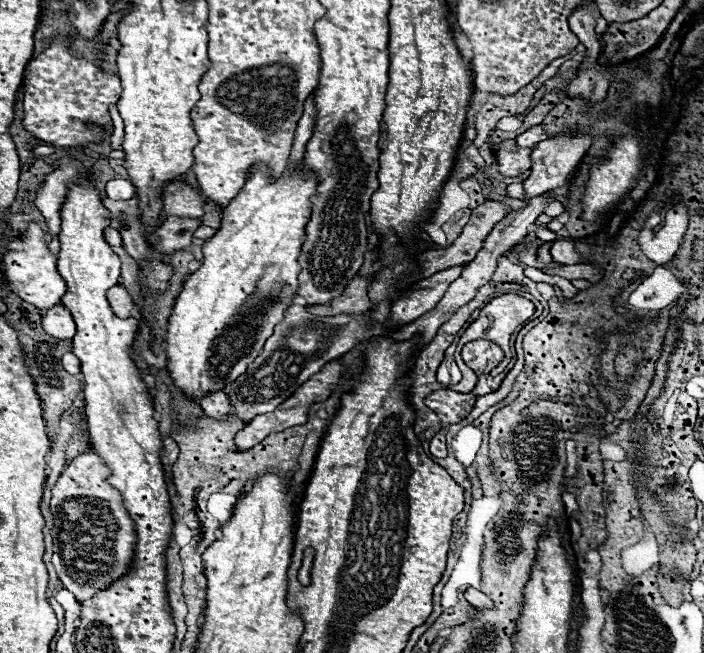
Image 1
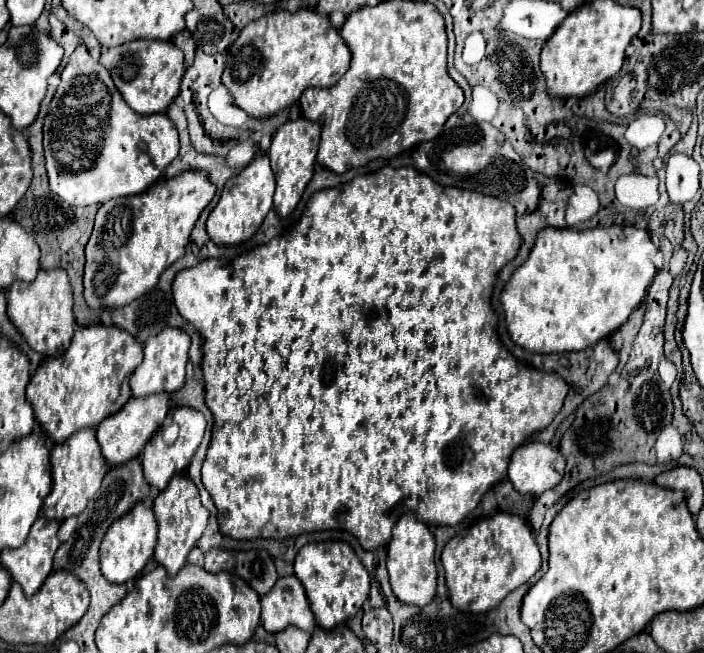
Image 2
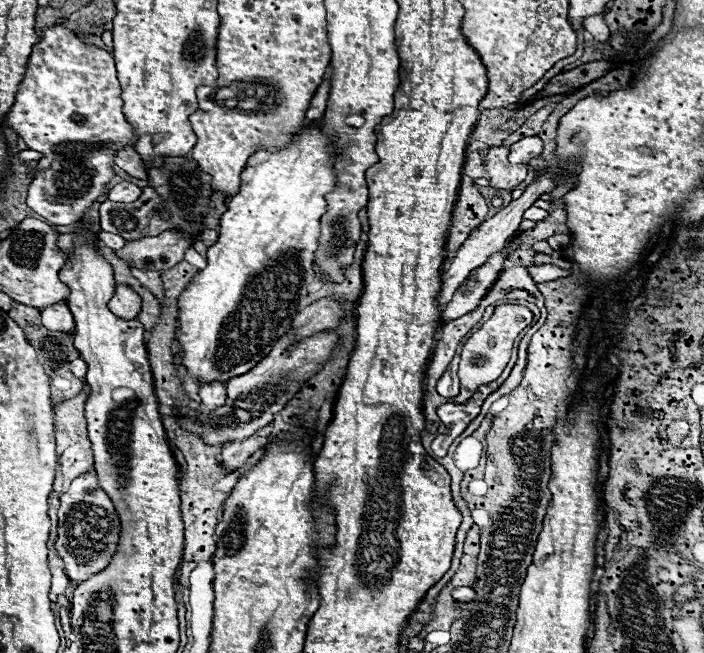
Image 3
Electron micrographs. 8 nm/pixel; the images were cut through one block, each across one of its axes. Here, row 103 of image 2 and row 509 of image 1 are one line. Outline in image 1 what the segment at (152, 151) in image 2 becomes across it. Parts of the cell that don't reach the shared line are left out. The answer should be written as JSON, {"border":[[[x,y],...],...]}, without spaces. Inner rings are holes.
{"border":[[[90,448],[64,468],[52,490],[52,564],[56,566],[64,588],[70,590],[80,602],[96,596],[98,590],[108,588],[116,578],[126,574],[130,560],[134,558],[134,522],[124,510],[120,492],[106,482],[108,476],[108,466],[100,460],[94,448]]]}

